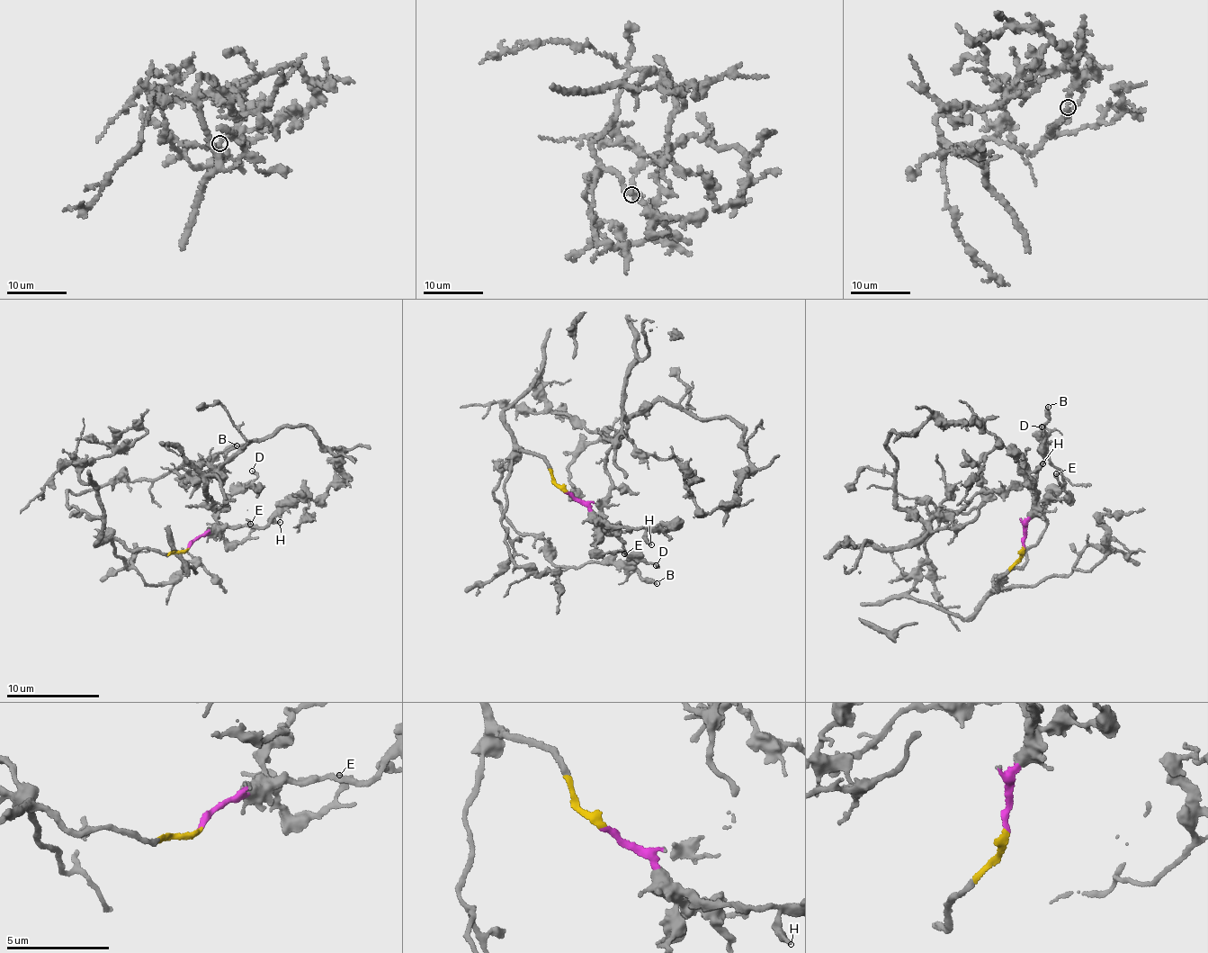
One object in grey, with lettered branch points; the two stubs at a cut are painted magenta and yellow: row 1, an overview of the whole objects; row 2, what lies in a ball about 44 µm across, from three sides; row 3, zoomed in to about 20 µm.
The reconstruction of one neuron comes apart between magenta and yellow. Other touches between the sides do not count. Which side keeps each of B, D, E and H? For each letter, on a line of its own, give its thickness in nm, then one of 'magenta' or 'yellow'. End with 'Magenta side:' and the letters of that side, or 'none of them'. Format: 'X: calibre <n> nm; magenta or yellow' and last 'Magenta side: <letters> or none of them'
B: calibre 320 nm; yellow
D: calibre 180 nm; magenta
E: calibre 240 nm; magenta
H: calibre 300 nm; magenta
Magenta side: D, E, H

